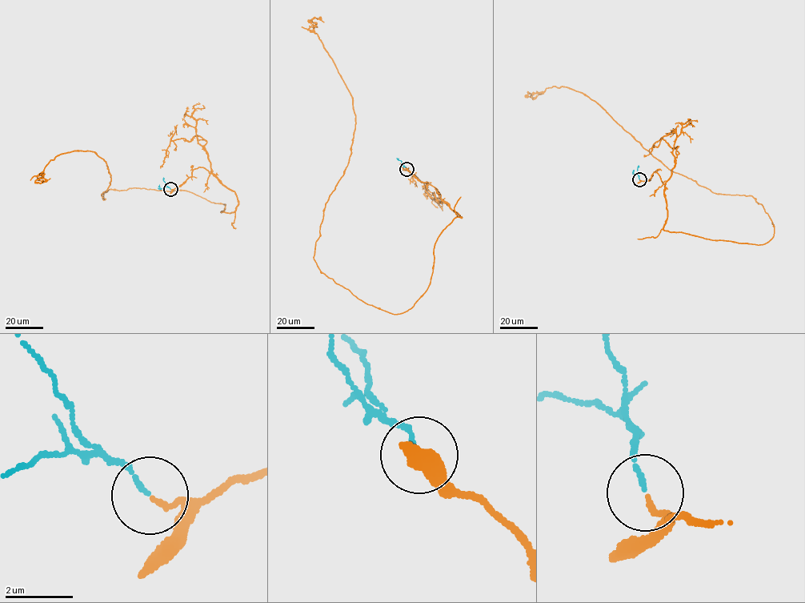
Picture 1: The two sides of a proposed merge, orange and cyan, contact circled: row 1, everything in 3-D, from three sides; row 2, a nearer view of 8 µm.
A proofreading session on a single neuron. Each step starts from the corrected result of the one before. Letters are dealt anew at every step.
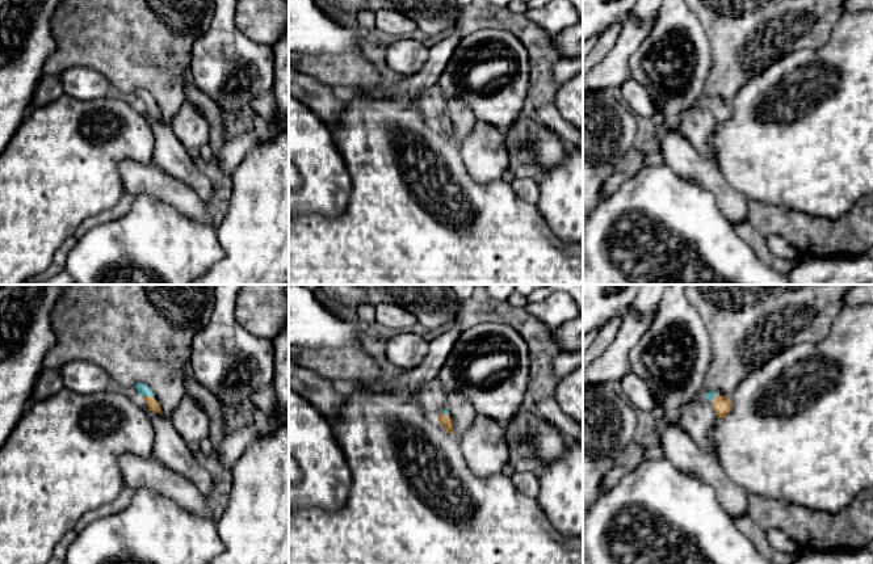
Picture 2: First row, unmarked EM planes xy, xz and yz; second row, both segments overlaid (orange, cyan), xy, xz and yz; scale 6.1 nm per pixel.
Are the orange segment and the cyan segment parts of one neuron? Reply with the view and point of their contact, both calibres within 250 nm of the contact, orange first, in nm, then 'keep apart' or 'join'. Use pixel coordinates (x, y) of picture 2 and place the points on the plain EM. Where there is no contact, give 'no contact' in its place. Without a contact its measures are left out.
contact xy (147, 102); calibres 70 and 70 nm; join

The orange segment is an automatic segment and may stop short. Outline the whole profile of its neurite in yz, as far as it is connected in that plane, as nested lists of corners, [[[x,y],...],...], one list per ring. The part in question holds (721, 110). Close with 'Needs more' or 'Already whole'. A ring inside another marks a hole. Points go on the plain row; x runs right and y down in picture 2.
[[[717,102],[713,105],[713,115],[718,125],[726,123],[731,118],[730,104]]]. Already whole

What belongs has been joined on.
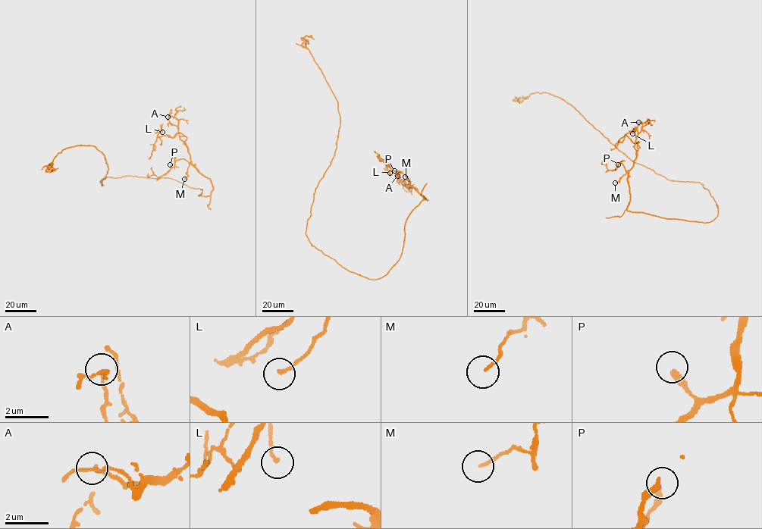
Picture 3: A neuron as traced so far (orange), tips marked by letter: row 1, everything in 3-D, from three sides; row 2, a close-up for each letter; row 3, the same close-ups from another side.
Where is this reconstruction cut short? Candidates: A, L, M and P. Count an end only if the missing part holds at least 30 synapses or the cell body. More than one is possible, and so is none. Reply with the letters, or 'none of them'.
none of them

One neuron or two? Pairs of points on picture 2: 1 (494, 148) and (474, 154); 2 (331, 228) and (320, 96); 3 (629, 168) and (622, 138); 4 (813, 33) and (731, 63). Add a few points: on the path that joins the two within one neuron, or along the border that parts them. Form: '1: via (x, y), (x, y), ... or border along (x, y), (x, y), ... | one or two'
1: via (489, 148), (479, 152) | one
2: border along (345, 104), (340, 118), (330, 126) | two
3: border along (632, 146), (608, 176) | two
4: via (793, 33), (762, 33), (751, 43) | one

